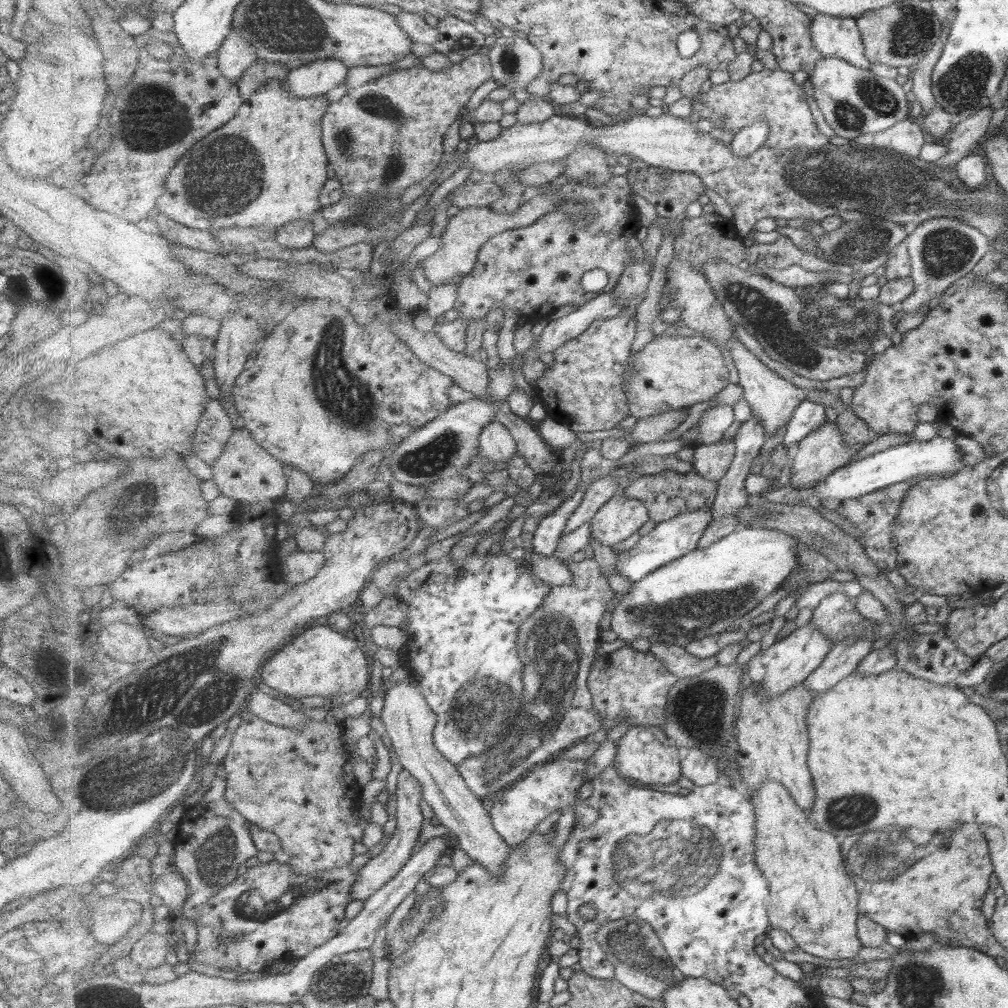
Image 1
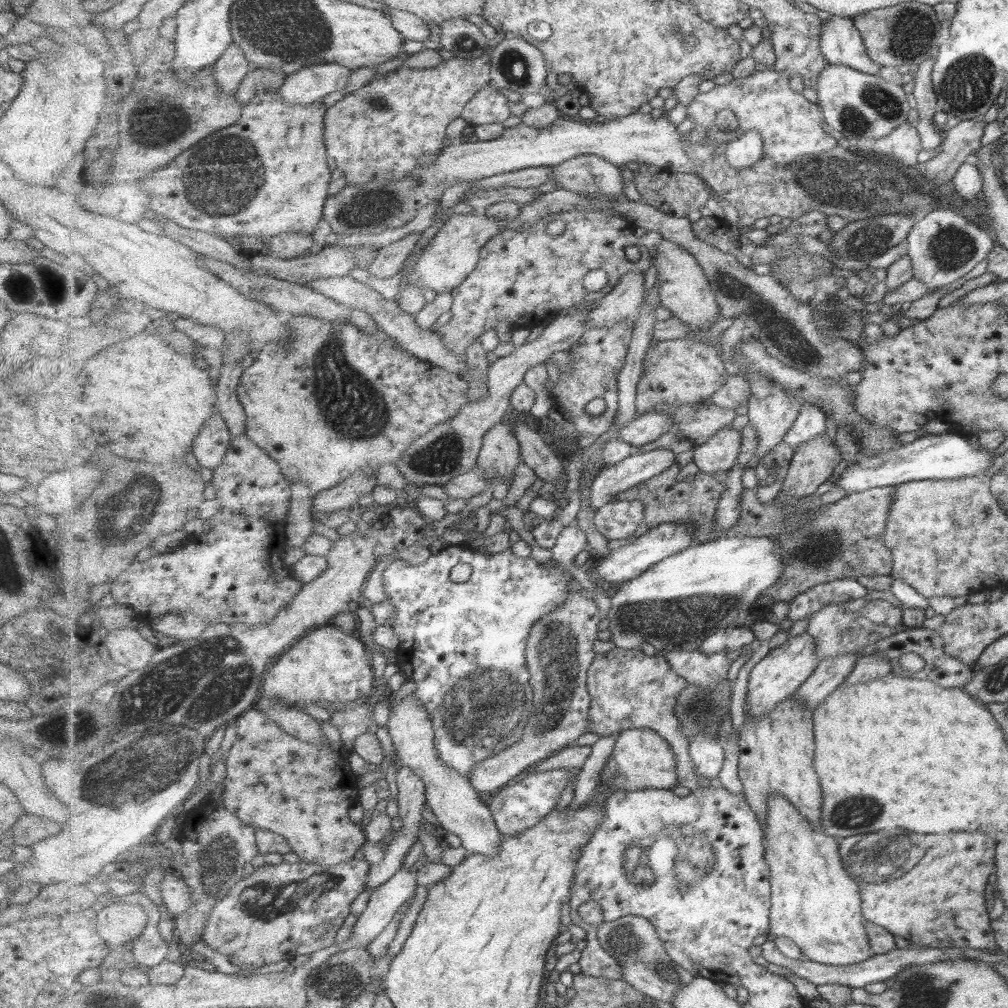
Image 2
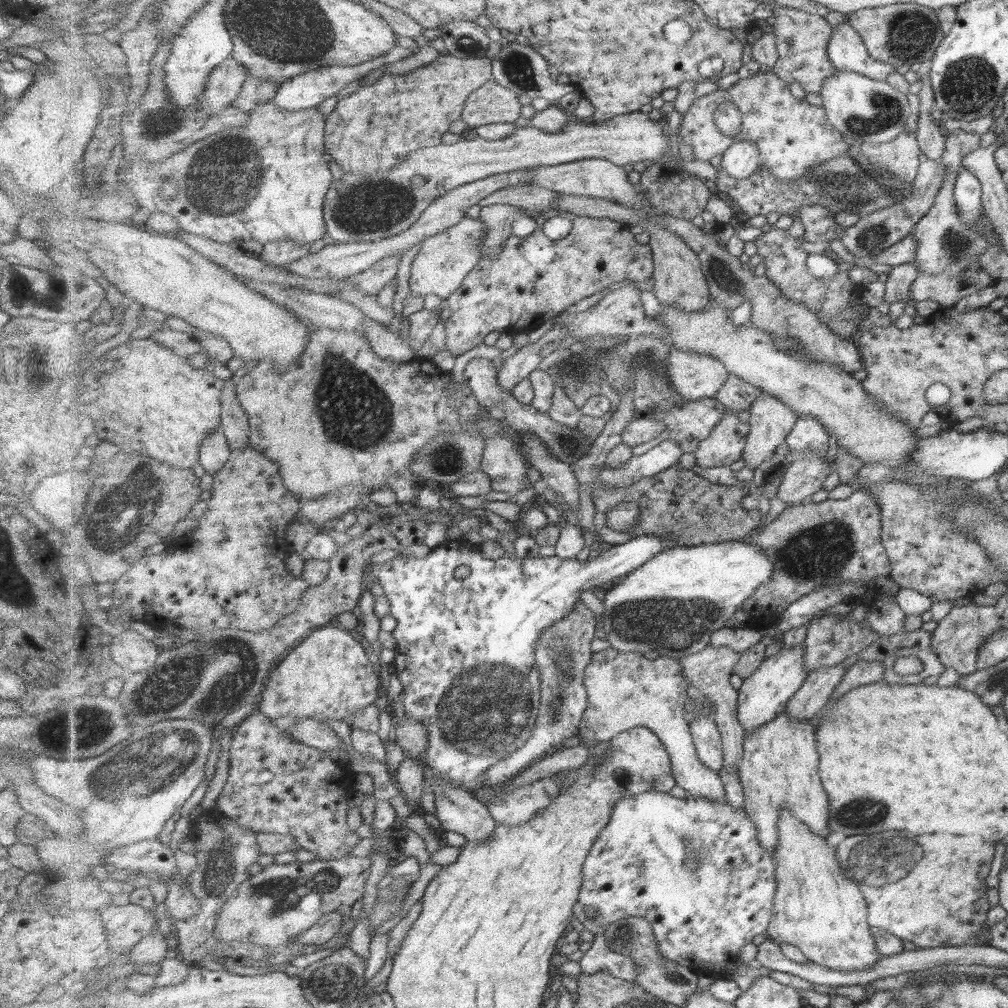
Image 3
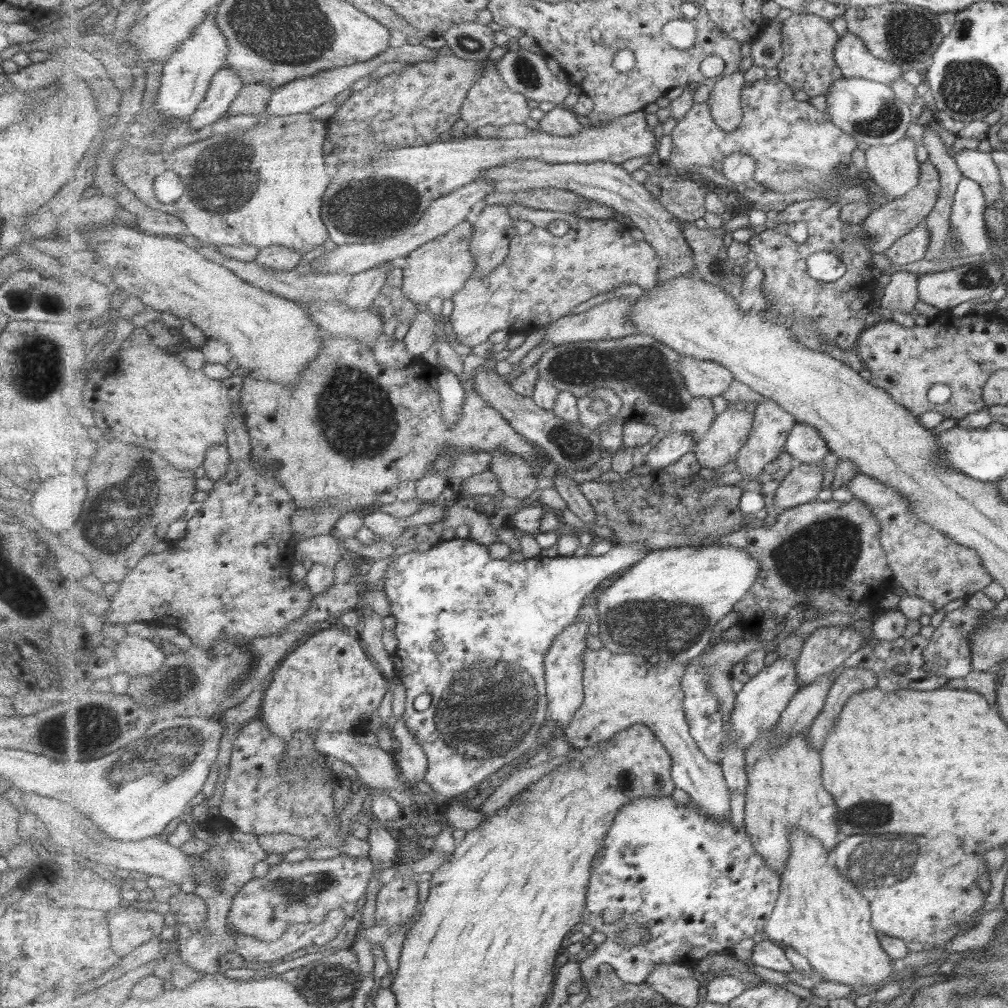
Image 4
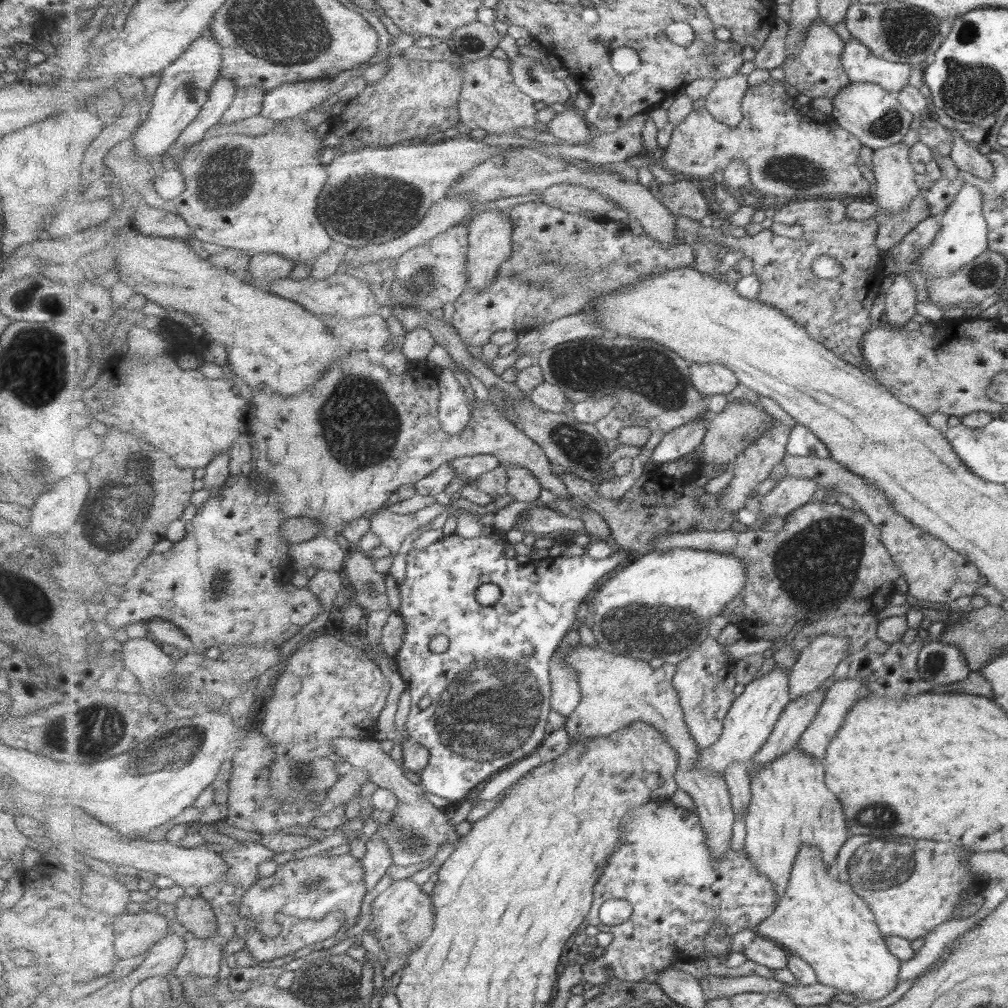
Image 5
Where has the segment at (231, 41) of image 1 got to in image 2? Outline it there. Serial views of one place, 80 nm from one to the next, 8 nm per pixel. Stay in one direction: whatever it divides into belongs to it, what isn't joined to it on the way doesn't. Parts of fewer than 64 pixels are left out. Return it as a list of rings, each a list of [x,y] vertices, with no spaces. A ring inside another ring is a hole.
[[[233,44],[219,61],[213,63],[214,75],[222,97],[235,95],[243,79],[255,68],[246,58],[244,50]]]

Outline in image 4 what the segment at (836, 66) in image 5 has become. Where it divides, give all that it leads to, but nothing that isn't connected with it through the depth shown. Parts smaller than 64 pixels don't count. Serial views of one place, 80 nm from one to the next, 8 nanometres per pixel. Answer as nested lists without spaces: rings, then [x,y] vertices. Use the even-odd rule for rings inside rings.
[[[792,13],[782,23],[784,55],[777,68],[780,79],[809,97],[827,95],[829,89],[844,77],[835,57],[840,36],[831,26],[831,21],[816,14]]]

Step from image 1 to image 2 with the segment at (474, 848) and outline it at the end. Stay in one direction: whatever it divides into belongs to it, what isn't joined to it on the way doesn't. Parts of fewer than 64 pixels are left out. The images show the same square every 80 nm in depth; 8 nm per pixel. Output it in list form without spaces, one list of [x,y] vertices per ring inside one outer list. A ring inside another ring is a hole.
[[[407,695],[401,702],[390,698],[390,718],[387,729],[402,766],[412,768],[424,780],[427,790],[426,804],[437,816],[437,825],[457,835],[461,846],[470,852],[485,856],[498,856],[501,852],[502,833],[496,825],[492,811],[479,799],[470,780],[441,760],[436,749],[435,734],[429,711],[413,696]]]

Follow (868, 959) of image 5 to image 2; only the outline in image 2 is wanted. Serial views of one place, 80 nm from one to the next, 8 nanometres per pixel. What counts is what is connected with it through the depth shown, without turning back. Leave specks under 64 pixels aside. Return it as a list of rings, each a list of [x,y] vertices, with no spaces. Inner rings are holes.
[[[785,796],[769,798],[768,821],[764,827],[765,858],[772,870],[770,930],[776,938],[791,938],[807,958],[815,962],[847,966],[873,956],[862,922],[862,899],[852,869],[841,863],[839,840],[815,827]]]

